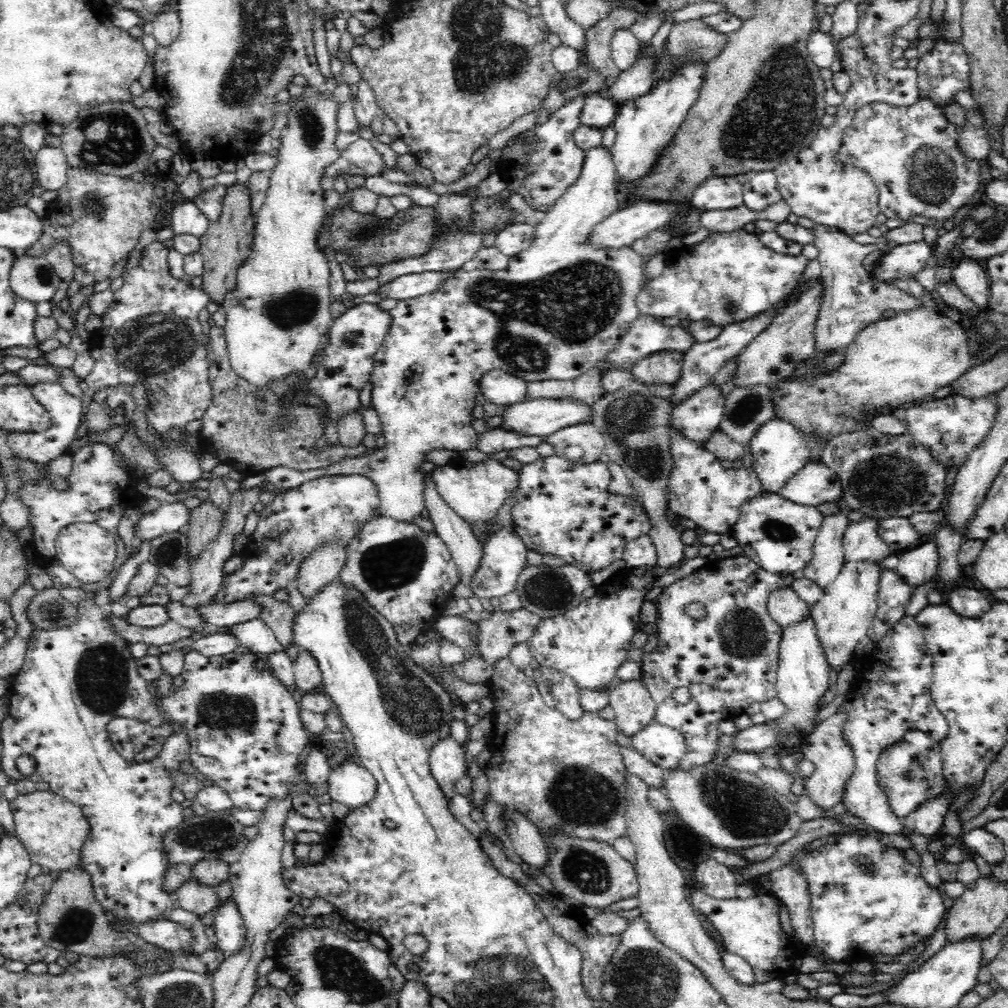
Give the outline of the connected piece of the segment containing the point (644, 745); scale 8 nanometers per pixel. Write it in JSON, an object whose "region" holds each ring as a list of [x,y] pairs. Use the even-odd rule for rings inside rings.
{"region":[[[655,719],[631,736],[631,740],[633,747],[644,758],[665,769],[676,769],[686,752],[684,736],[678,730],[664,726]]]}

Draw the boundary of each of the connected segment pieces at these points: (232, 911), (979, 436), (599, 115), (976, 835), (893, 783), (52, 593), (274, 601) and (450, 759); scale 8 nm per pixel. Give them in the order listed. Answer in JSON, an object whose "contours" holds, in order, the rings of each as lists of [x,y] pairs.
{"contours":[[[[233,898],[222,903],[214,915],[216,945],[228,954],[238,954],[246,946],[246,931],[240,909]]],[[[951,394],[926,399],[920,406],[901,406],[892,414],[906,425],[906,433],[926,449],[930,449],[930,454],[948,470],[952,467],[959,469],[970,450],[974,450],[974,446],[978,446],[986,438],[986,434],[996,422],[998,410],[994,397],[970,399],[963,398],[960,394]]],[[[600,93],[589,94],[584,100],[580,122],[582,125],[600,128],[604,131],[606,126],[612,125],[618,114],[618,107],[612,99],[602,97]]],[[[983,827],[964,834],[963,841],[972,852],[978,852],[978,855],[990,866],[1000,864],[1006,860],[1006,851],[1002,840]]],[[[906,730],[900,742],[894,742],[880,753],[877,760],[879,785],[888,797],[898,819],[918,810],[923,802],[936,798],[945,787],[941,746],[921,730]]],[[[56,587],[37,591],[26,610],[34,629],[54,630],[70,626],[77,618],[77,606],[66,600]]],[[[256,594],[252,599],[262,605],[259,619],[266,623],[275,634],[278,642],[286,649],[294,643],[294,626],[297,613],[288,602],[282,602],[274,596]]],[[[451,736],[436,742],[430,752],[429,767],[442,793],[449,799],[456,796],[454,786],[468,771],[464,745],[457,743]]]]}

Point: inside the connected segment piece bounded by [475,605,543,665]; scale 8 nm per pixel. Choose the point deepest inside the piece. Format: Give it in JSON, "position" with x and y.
{"position":[496,636]}

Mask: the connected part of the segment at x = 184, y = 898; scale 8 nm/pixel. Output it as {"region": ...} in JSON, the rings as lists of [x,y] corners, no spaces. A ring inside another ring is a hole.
{"region":[[[188,880],[177,890],[176,896],[180,901],[180,908],[193,912],[199,917],[212,912],[217,906],[216,892],[210,886]]]}

